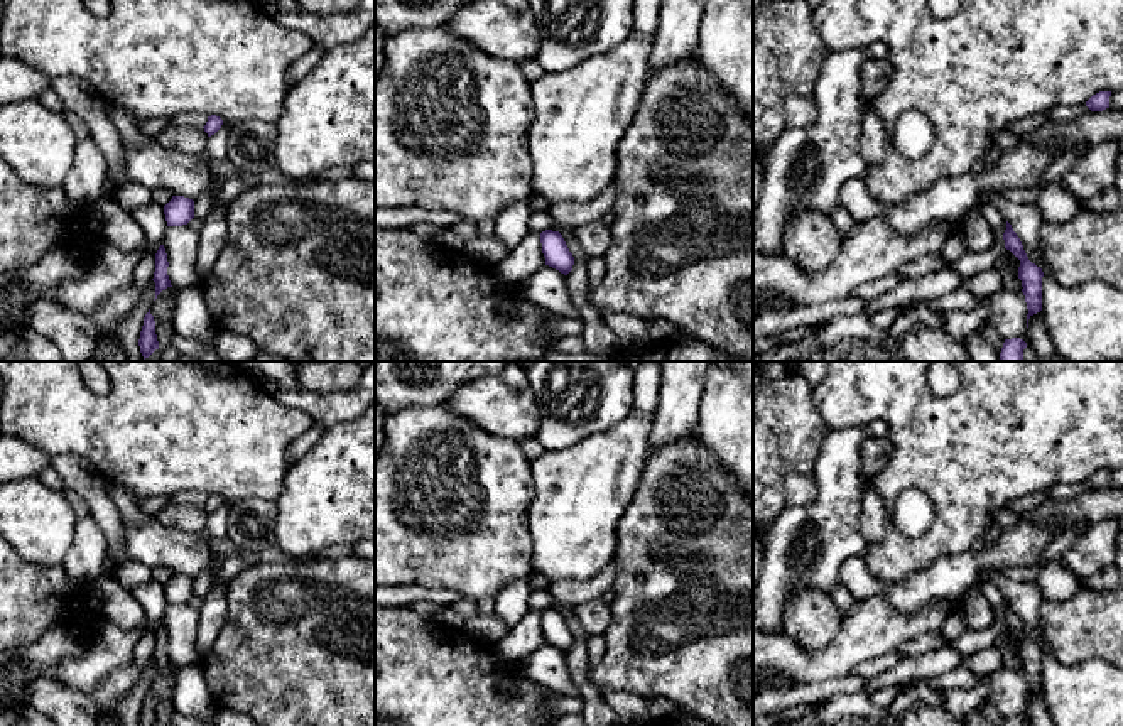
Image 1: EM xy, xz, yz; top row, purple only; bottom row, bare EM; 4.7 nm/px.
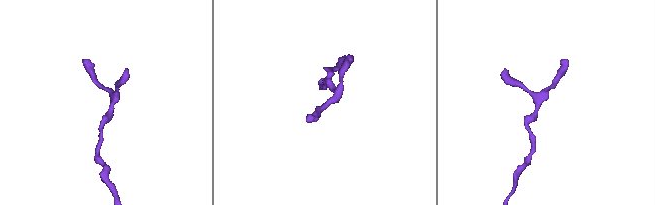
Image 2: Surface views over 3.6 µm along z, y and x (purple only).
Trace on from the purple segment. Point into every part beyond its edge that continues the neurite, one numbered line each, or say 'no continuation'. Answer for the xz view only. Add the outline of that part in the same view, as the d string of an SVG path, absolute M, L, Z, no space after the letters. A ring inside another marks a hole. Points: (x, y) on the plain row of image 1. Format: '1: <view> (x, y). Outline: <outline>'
no continuation

